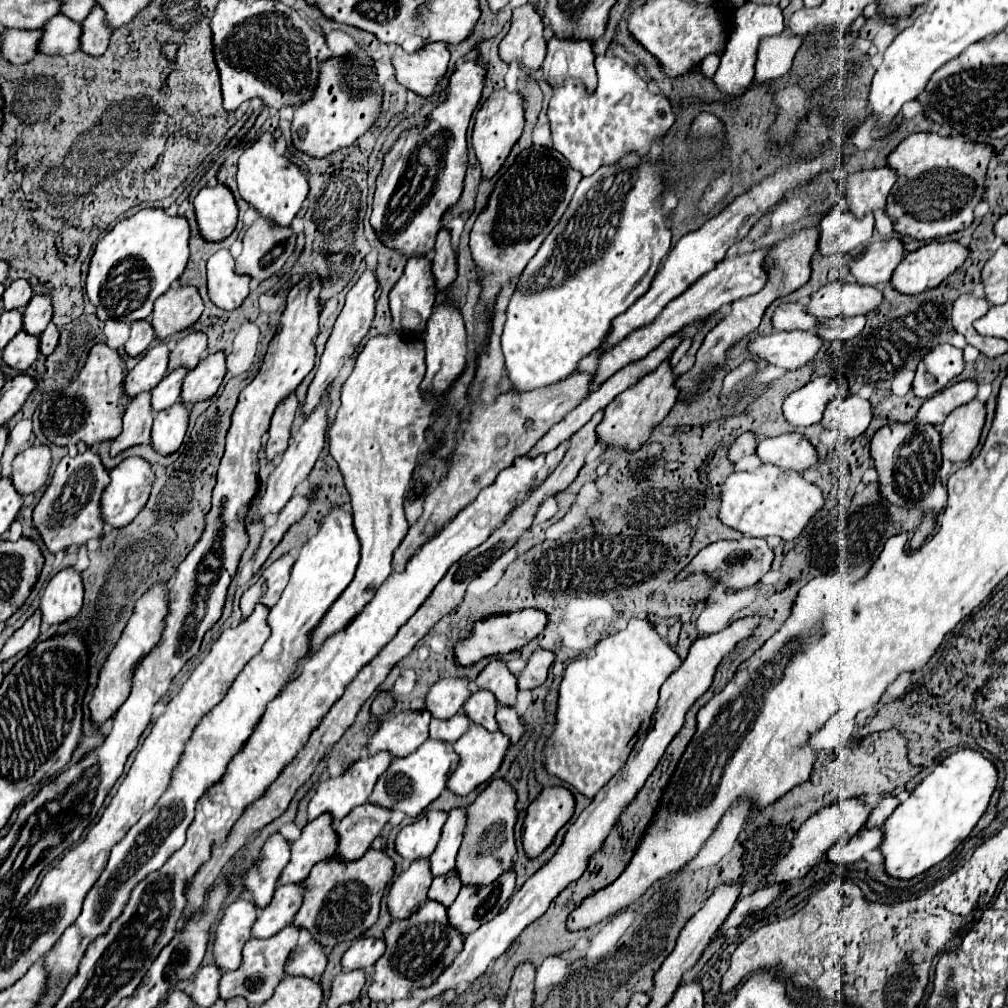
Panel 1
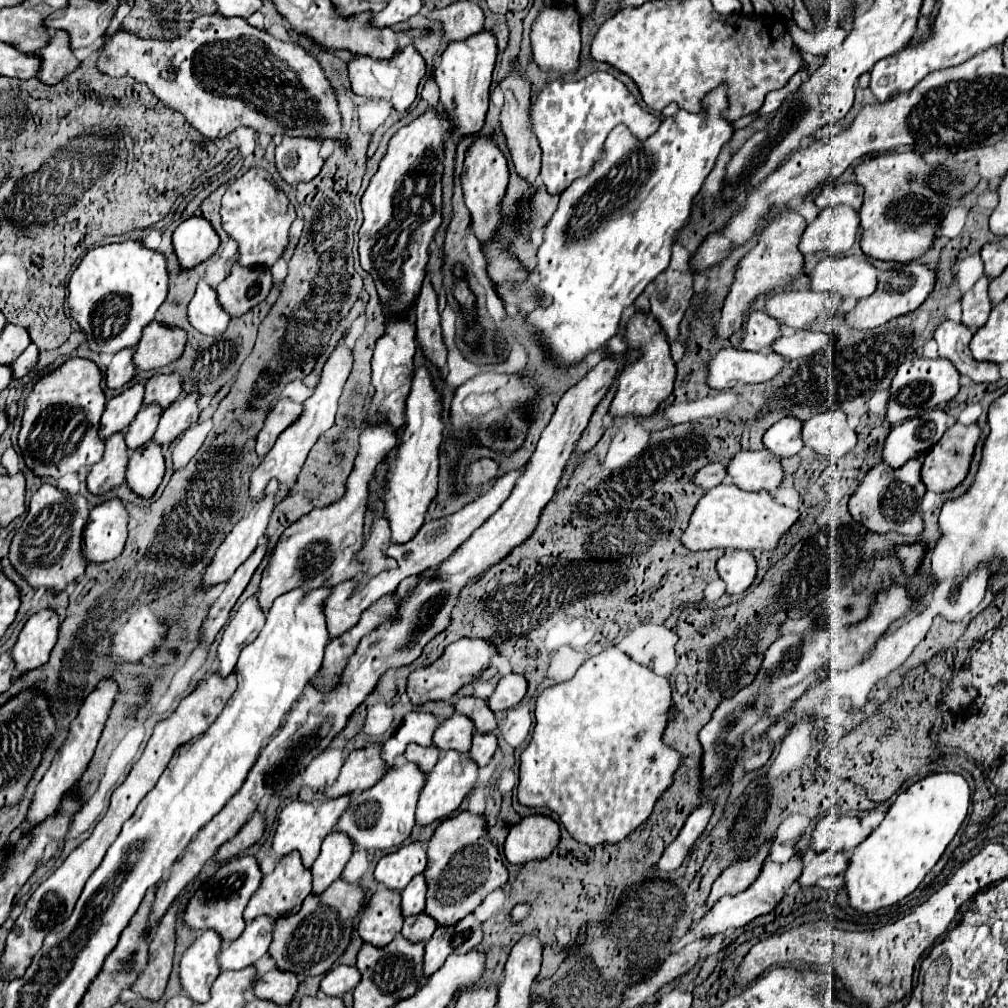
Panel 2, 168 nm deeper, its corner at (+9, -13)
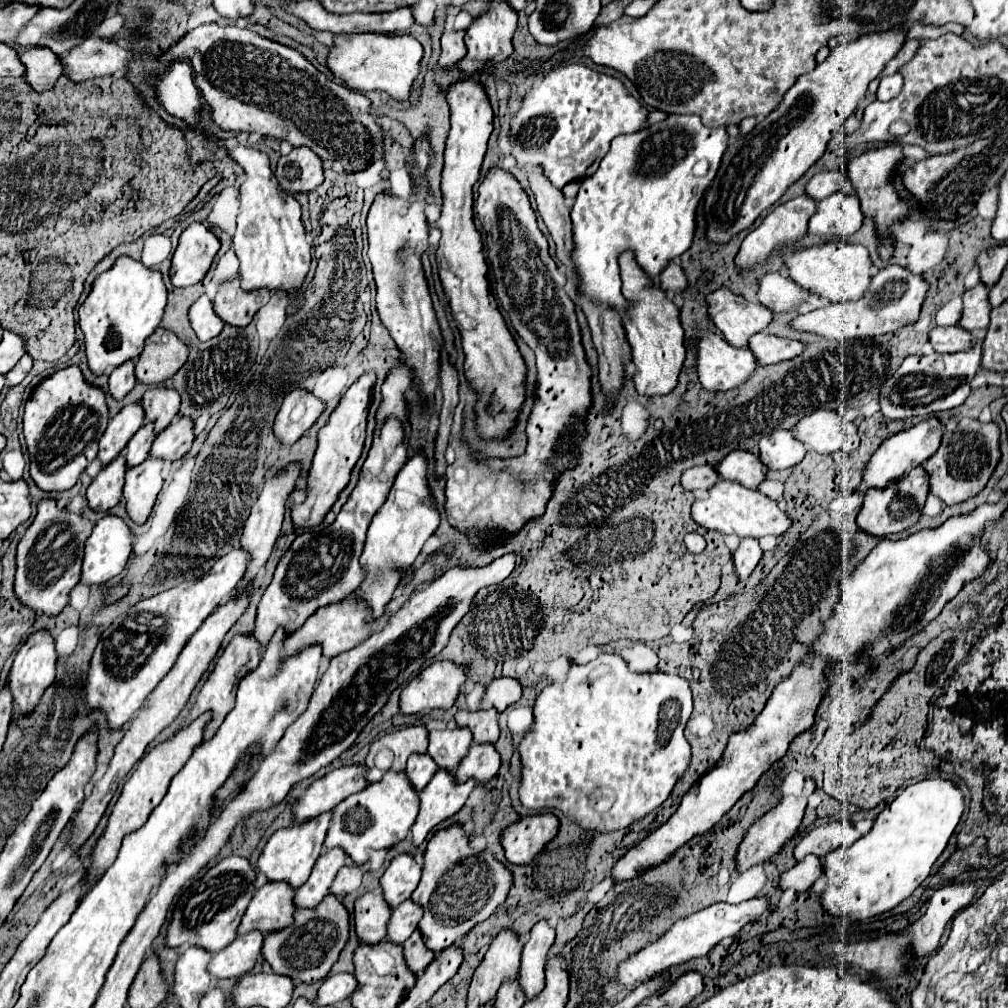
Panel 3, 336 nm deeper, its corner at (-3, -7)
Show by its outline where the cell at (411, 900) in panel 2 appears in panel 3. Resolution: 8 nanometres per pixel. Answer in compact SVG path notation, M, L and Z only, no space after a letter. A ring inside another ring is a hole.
M410 899L398 905L392 911L392 917L388 921L388 941L398 943L398 945L404 943L414 933L420 917L422 917L422 907L418 907Z

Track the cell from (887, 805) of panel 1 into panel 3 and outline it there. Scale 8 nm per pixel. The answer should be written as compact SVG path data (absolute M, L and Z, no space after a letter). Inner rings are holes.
M830 821L826 825L820 825L812 829L794 849L796 861L802 861L806 855L816 855L816 857L826 857L830 851L838 847L852 845L860 833L846 821Z

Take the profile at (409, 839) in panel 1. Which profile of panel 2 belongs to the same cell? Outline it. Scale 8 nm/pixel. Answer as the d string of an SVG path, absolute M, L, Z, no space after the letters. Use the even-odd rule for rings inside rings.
M412 841L410 845L402 845L398 847L396 851L384 855L378 865L376 865L376 871L374 871L374 877L380 881L380 883L386 883L388 889L396 889L396 891L402 891L416 873L424 871L426 869L426 847L422 841Z

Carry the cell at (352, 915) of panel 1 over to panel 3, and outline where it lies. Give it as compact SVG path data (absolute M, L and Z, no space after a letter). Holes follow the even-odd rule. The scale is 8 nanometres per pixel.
M326 895L316 909L296 909L294 923L274 935L268 935L262 945L262 957L274 973L286 975L294 981L316 983L328 975L336 963L342 947L348 941L350 917L346 907L334 895Z

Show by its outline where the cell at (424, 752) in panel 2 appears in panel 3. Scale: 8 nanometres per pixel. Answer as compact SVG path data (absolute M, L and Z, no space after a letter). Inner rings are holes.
M426 753L426 755L412 755L408 759L408 765L406 765L404 773L410 779L414 791L422 791L430 783L430 779L434 777L436 769L438 769L438 765Z

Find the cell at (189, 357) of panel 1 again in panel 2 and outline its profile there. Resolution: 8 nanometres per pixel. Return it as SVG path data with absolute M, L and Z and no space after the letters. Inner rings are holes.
M158 373L152 379L146 381L146 395L144 405L160 403L162 407L168 407L172 401L176 401L182 393L182 377L180 373Z

